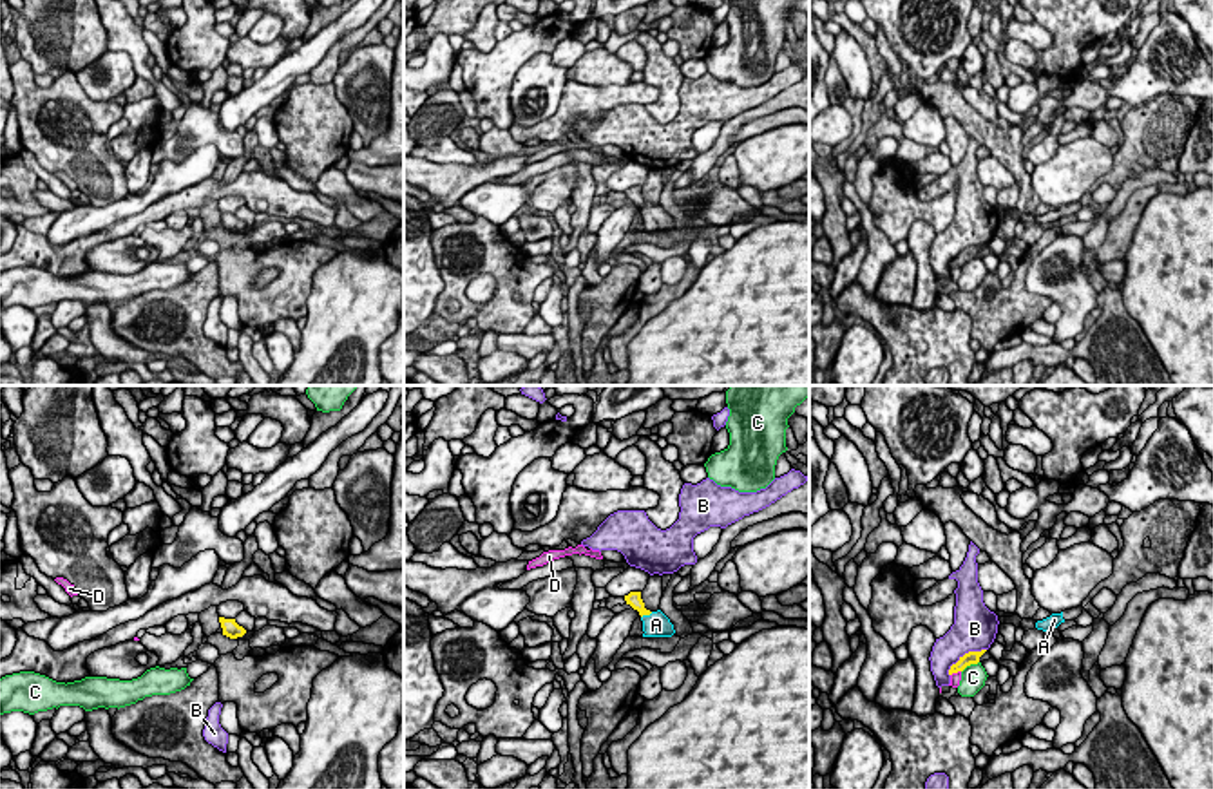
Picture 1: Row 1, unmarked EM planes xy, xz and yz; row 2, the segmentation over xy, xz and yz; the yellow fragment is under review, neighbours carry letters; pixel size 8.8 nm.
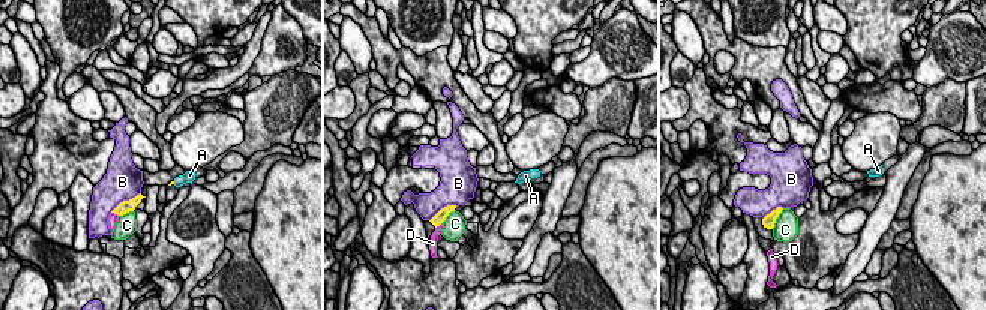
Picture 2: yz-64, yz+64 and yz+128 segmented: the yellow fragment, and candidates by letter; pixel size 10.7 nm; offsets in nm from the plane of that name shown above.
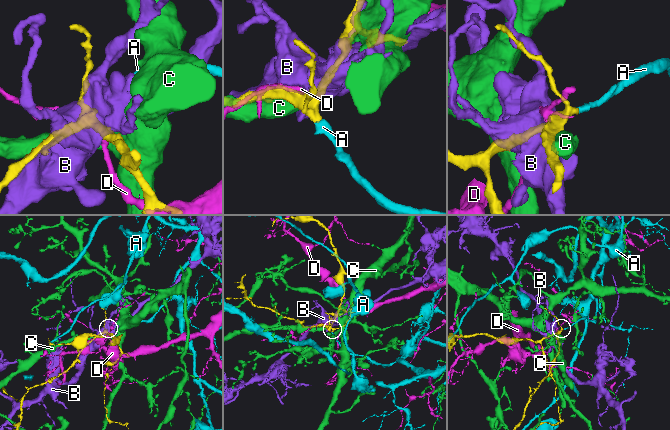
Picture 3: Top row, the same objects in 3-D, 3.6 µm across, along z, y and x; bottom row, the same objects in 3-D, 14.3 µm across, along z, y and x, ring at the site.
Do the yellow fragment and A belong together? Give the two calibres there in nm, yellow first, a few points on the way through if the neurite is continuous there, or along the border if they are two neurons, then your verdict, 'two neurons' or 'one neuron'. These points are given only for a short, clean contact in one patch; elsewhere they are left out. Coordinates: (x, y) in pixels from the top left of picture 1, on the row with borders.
calibres 130 and 220 nm; way xz (634, 599), (647, 614), (656, 625); one neuron

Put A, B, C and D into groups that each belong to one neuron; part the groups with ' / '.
A / B / C / D

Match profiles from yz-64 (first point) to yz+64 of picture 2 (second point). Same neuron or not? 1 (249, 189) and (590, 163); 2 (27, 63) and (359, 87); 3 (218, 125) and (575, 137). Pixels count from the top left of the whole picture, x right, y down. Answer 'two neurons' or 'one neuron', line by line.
1: one neuron
2: two neurons
3: two neurons

